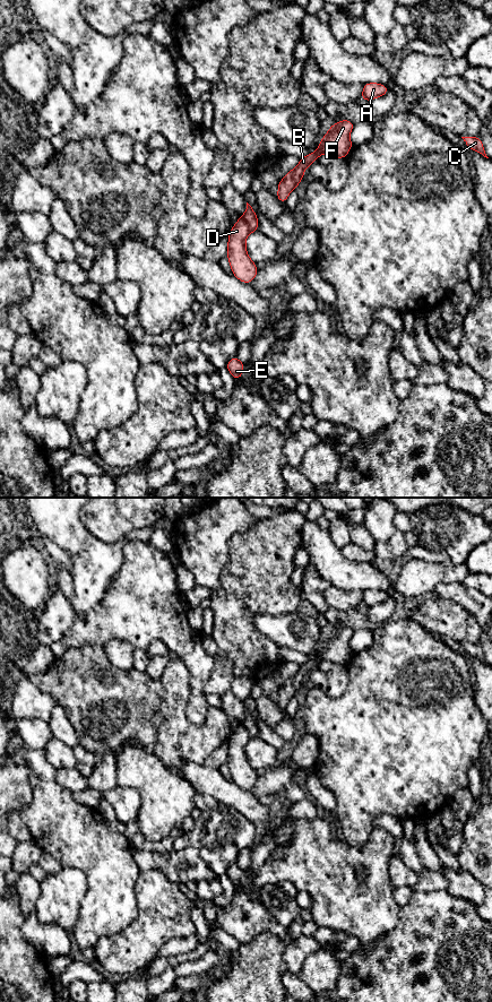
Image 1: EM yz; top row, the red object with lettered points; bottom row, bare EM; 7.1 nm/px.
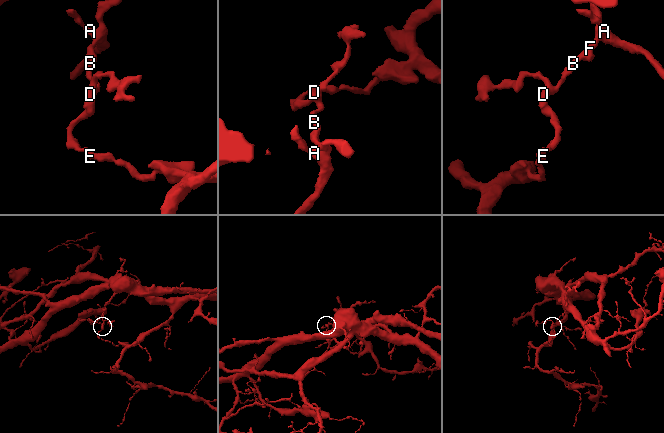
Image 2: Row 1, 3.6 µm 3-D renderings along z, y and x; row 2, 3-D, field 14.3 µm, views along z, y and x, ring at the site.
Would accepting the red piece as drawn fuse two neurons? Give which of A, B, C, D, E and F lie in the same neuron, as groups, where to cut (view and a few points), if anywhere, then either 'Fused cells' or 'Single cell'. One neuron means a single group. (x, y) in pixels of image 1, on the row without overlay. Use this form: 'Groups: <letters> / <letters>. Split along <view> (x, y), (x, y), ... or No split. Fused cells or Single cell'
Groups: A B C F / D E. Split along yz (240, 724), (251, 737). Fused cells

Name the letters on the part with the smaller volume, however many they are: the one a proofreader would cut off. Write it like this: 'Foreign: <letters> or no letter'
Foreign: A, B, C, F

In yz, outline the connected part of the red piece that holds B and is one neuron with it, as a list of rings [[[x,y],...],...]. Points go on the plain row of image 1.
[[[340,627],[333,631],[328,640],[322,643],[322,647],[314,659],[311,659],[302,665],[296,674],[286,680],[284,685],[277,691],[277,706],[285,710],[291,698],[295,697],[296,692],[302,688],[304,676],[309,674],[318,664],[325,659],[330,660],[335,665],[345,665],[353,650],[349,647],[349,640],[355,631],[348,627]]]

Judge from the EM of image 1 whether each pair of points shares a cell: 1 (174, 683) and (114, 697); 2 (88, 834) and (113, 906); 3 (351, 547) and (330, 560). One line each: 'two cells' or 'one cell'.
1: two cells
2: one cell
3: two cells

